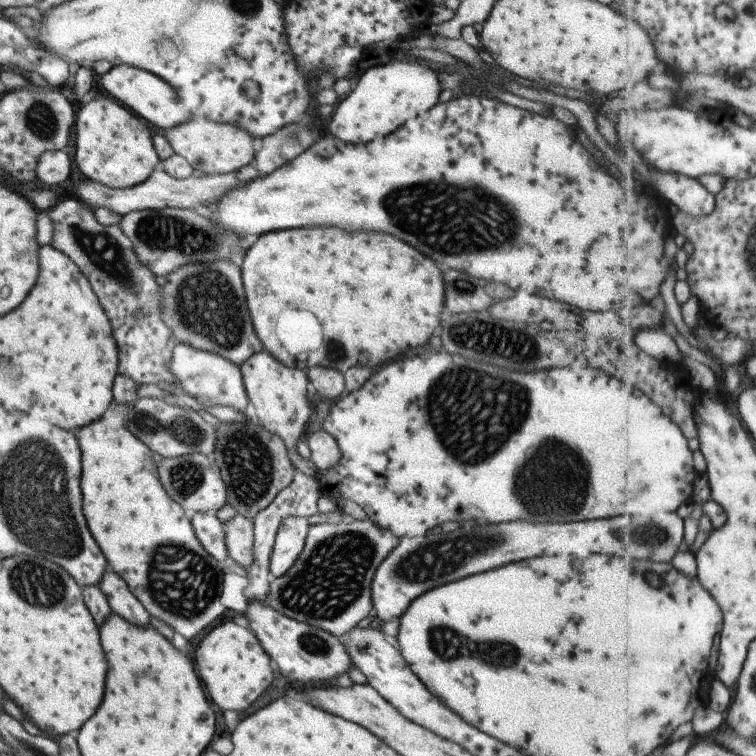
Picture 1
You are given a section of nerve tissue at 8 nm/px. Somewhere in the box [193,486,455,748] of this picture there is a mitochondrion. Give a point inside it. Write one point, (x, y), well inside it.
(331, 579)

